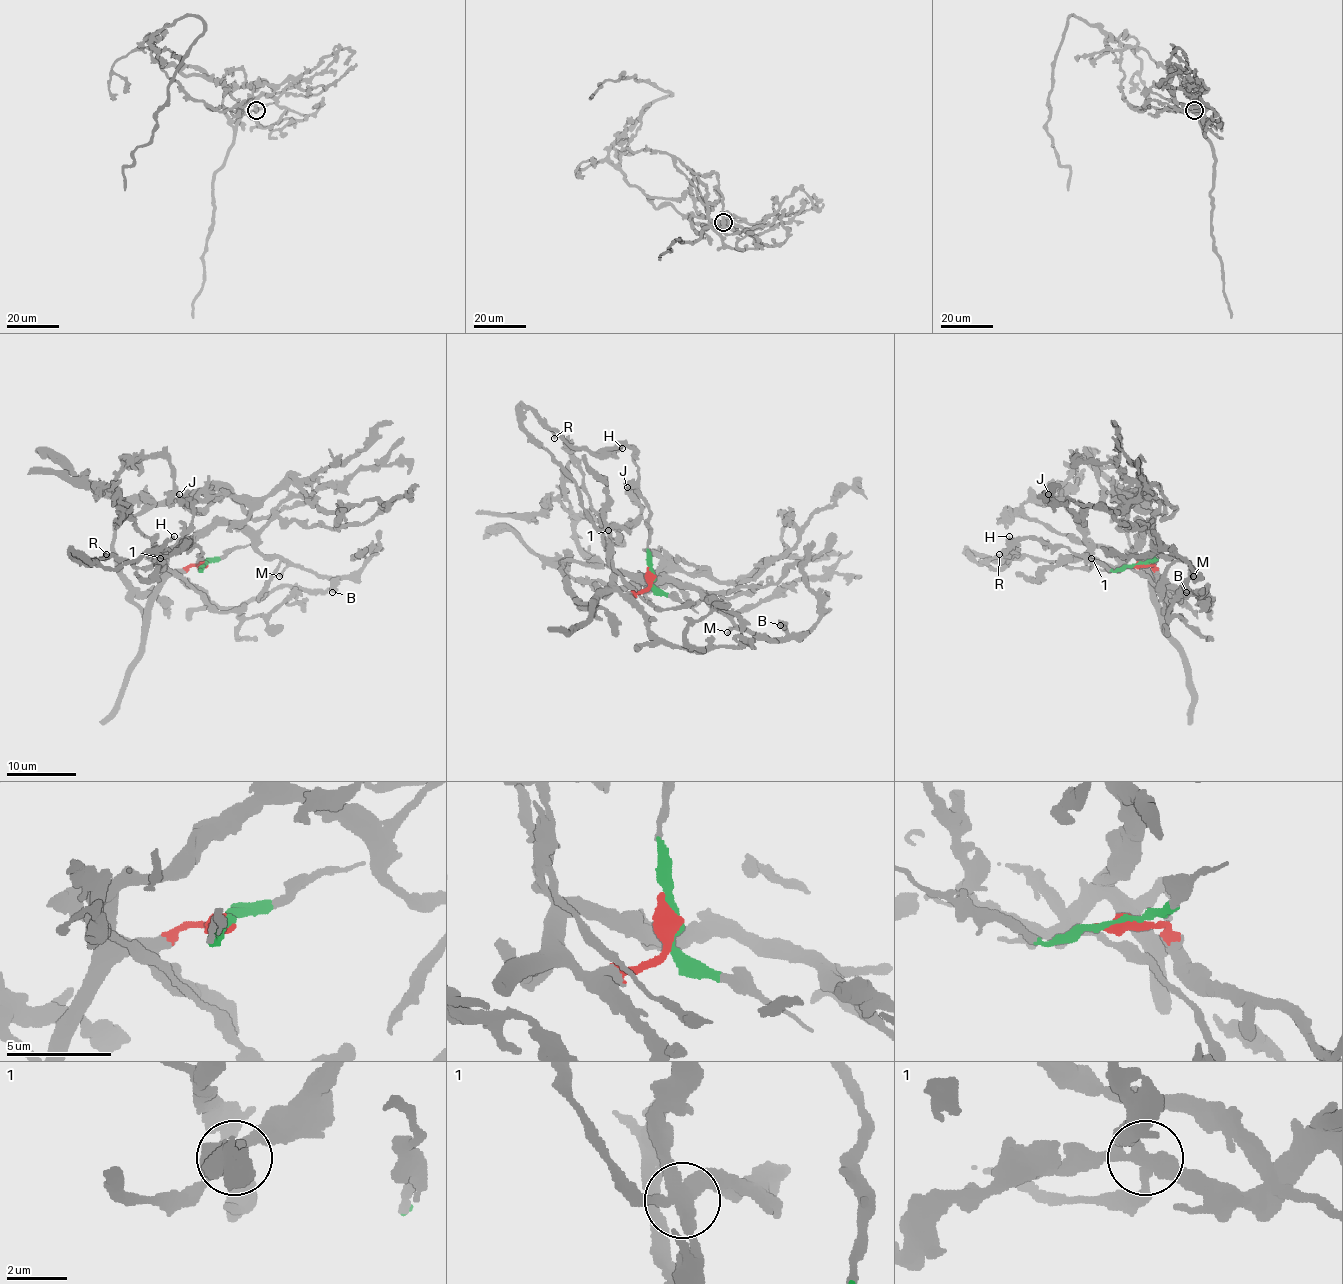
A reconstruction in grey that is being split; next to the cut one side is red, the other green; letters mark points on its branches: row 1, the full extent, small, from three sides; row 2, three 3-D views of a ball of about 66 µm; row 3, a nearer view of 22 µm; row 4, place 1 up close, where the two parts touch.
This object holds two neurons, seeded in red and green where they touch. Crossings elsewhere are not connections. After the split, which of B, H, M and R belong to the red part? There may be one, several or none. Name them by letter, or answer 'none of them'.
B, M

